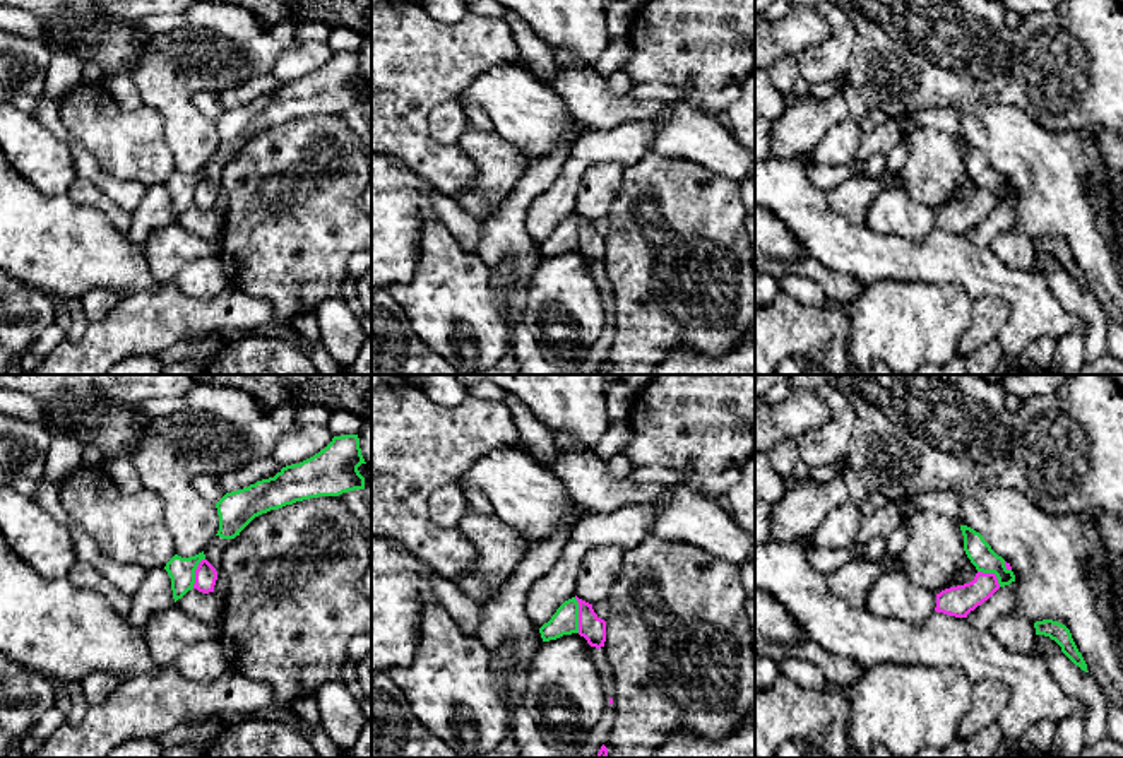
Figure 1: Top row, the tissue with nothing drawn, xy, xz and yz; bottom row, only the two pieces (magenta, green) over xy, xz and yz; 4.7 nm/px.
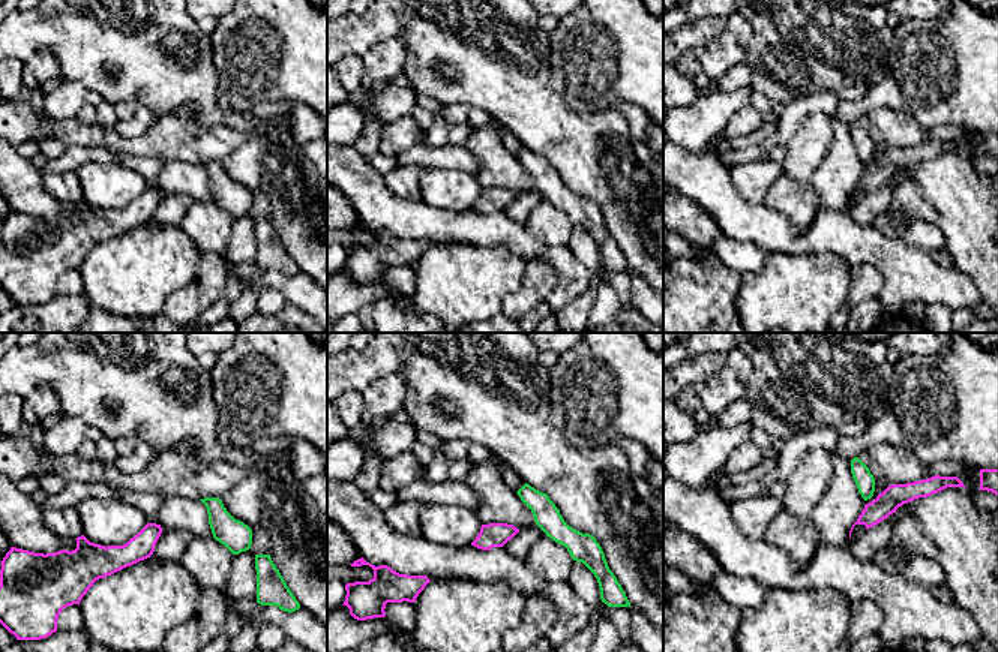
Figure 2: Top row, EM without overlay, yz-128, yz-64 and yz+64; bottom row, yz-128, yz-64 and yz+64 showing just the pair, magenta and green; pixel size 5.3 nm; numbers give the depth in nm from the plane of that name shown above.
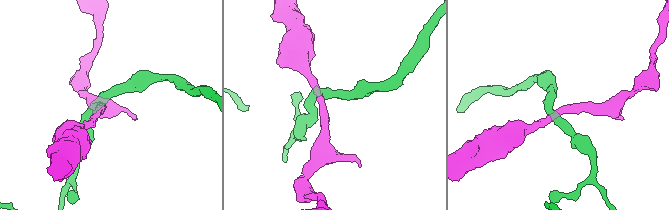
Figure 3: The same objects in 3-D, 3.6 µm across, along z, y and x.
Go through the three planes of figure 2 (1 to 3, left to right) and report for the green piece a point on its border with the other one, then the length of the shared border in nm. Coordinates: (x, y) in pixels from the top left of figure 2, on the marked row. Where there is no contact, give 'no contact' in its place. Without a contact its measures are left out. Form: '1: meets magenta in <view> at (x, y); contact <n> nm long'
1: no contact
2: no contact
3: no contact

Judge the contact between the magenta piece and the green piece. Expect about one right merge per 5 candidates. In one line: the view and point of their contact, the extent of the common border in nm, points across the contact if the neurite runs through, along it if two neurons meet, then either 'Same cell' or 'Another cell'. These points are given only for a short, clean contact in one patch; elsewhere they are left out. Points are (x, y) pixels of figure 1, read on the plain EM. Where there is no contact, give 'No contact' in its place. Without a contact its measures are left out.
Touches magenta at xz (579, 231). Shared border 170 nm. Boundary: xz (574, 214), (577, 219), (579, 248). Another cell

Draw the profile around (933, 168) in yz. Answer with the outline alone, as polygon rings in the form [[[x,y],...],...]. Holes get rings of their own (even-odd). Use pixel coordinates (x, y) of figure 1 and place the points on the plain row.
[[[924,128],[907,137],[907,145],[897,187],[914,200],[940,210],[952,200],[966,173],[960,142],[942,130]]]

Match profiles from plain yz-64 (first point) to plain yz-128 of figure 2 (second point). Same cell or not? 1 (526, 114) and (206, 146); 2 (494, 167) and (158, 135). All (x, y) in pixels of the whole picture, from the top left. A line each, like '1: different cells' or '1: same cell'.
1: different cells
2: different cells

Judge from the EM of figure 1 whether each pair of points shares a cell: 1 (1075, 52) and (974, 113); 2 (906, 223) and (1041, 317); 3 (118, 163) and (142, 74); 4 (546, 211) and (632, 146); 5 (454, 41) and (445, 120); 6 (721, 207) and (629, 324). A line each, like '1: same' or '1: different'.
1: different
2: different
3: different
4: same
5: different
6: same

